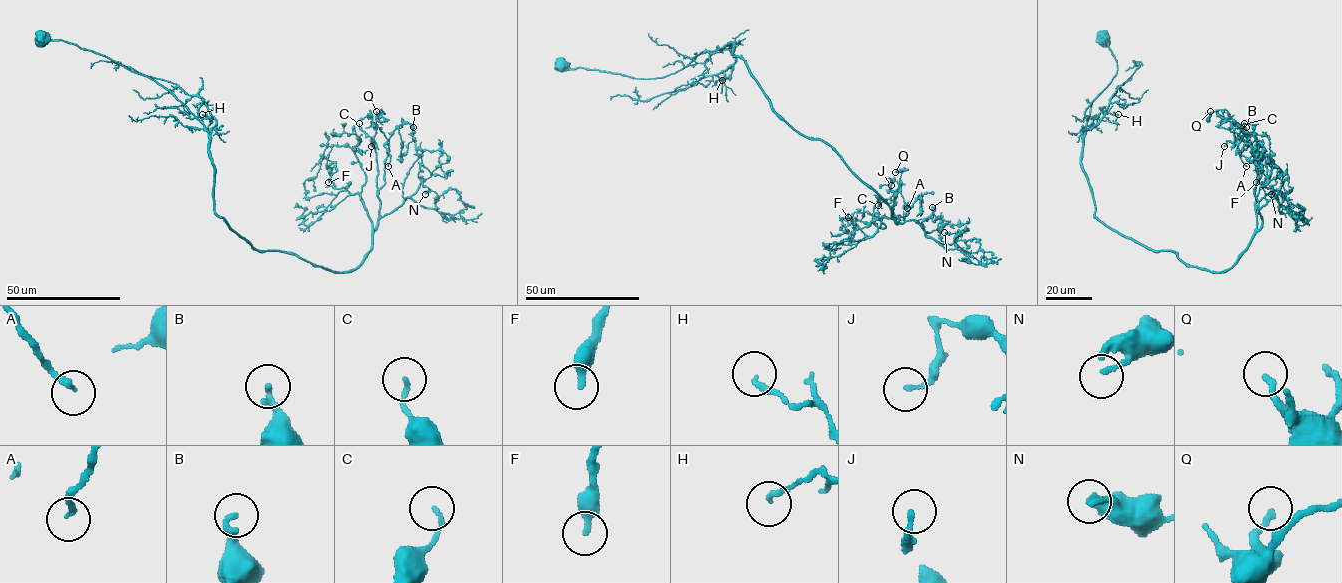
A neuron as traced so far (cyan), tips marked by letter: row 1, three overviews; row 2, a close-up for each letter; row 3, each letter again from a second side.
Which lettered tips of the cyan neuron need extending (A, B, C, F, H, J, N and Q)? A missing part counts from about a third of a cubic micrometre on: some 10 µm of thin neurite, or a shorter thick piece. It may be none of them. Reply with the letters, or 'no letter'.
no letter

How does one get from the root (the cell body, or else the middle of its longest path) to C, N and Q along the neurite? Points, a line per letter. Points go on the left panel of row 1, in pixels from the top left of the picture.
C: (40, 39), (167, 88), (208, 133), (214, 211), (333, 271), (378, 221), (359, 123)
N: (40, 39), (167, 88), (208, 133), (214, 211), (256, 249), (352, 271), (407, 198), (436, 209), (425, 194)
Q: (40, 39), (167, 88), (208, 133), (214, 211), (256, 249), (333, 271), (352, 271), (371, 247), (376, 111)

